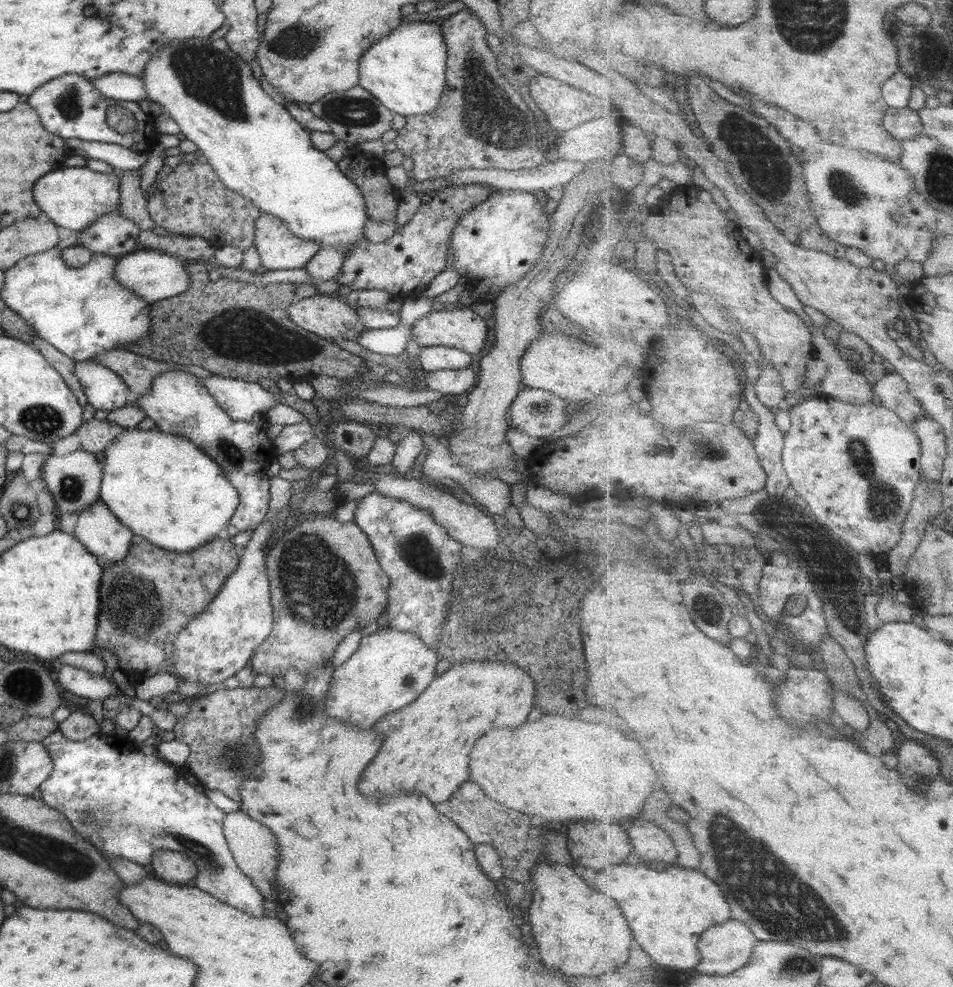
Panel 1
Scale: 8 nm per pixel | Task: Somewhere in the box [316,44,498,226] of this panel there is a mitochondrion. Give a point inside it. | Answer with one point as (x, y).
(355, 111)

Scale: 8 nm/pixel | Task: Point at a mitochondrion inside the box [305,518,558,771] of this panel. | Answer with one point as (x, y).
(481, 602)

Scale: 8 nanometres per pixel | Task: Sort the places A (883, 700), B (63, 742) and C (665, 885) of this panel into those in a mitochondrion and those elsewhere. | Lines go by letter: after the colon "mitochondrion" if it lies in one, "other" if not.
A: other
B: other
C: other

